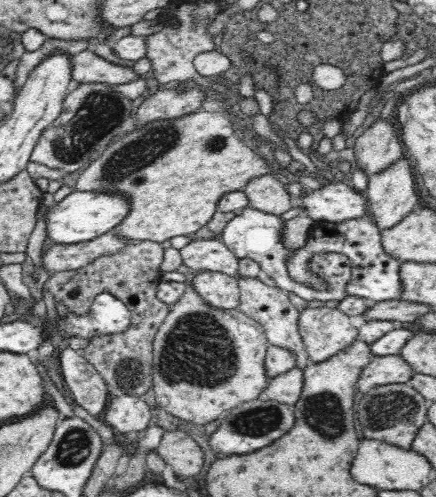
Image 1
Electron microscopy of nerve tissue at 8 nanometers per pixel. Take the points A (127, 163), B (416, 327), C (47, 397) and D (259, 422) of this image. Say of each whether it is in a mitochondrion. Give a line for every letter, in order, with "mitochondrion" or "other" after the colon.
A: mitochondrion
B: other
C: other
D: mitochondrion

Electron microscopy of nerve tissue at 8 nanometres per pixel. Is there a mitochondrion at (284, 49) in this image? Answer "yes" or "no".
yes

